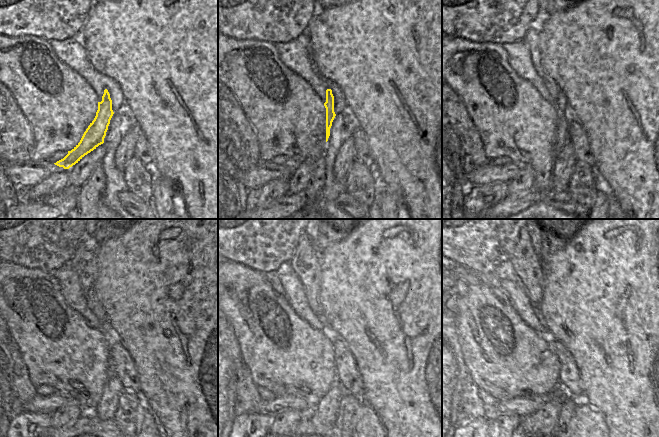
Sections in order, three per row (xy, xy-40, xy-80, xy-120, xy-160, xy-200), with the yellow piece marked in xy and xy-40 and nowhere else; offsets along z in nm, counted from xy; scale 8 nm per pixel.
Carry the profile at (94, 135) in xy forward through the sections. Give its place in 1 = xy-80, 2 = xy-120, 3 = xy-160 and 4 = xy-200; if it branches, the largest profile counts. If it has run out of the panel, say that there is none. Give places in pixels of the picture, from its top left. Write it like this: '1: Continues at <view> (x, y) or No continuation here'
1: Continues at xy-80 (532, 37)
2: Continues at xy-120 (83, 262)
3: Continues at xy-160 (305, 262)
4: Continues at xy-200 (529, 267).

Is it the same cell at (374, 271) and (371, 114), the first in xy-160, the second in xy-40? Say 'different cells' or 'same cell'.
same cell

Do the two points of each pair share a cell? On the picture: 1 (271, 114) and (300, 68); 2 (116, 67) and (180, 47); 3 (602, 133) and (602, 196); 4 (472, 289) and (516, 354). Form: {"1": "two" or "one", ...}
{"1": "two", "2": "one", "3": "two", "4": "one"}

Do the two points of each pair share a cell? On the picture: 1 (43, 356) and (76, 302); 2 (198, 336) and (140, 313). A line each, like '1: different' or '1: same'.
1: different
2: same

